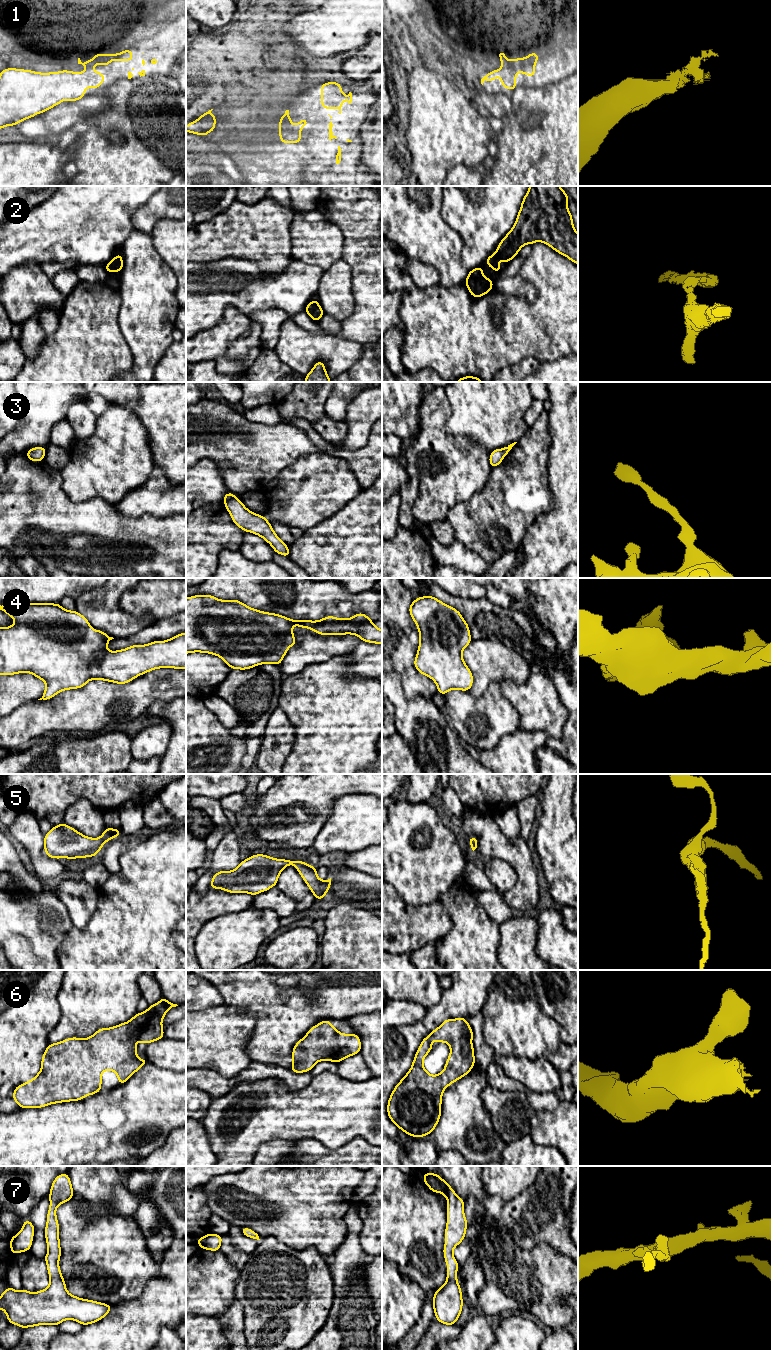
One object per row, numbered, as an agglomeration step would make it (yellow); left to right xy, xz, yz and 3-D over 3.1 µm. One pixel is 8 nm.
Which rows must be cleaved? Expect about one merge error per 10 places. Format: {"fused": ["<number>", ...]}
{"fused": []}

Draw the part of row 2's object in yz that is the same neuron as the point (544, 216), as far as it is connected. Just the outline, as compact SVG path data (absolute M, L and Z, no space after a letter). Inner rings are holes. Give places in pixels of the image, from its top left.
M530 186L522 200L513 228L500 241L496 252L484 262L498 274L501 269L499 259L509 263L524 245L540 241L578 265L578 234L573 225L572 214L568 210L568 200L567 193L560 186Z

